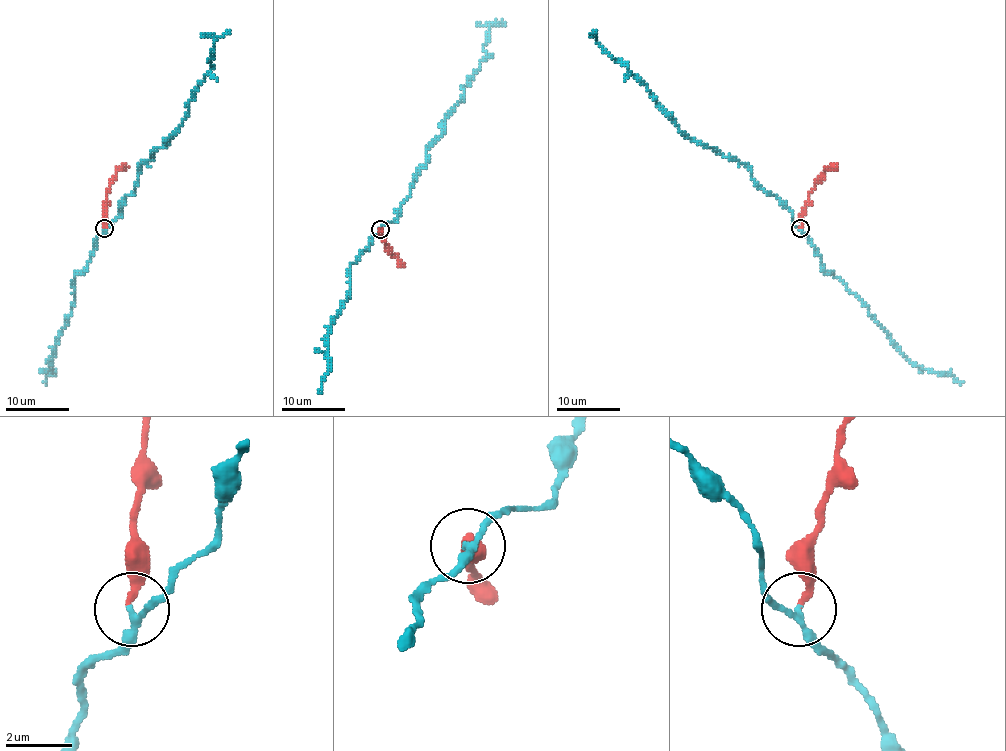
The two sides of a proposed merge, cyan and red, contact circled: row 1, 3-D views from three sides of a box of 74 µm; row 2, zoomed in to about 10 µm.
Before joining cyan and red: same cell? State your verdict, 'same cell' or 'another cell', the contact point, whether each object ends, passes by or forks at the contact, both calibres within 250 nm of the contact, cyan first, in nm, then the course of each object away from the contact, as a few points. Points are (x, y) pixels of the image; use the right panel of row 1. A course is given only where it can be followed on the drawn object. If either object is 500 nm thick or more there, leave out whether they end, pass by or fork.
another cell | (800, 228) | cyan passes by | red ends | 190/190 nm | cyan via (800, 227), (744, 164), (693, 142), (678, 128), (592, 31) | red via (800, 227), (807, 193), (830, 166), (838, 167)

